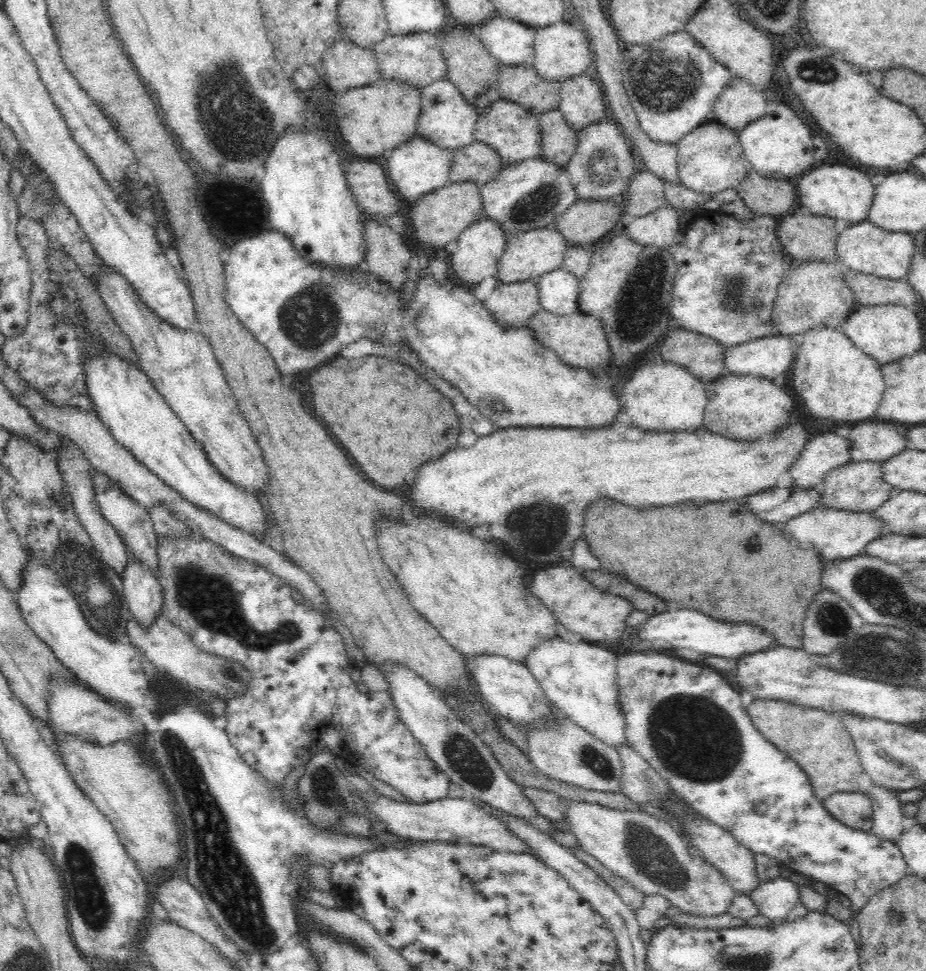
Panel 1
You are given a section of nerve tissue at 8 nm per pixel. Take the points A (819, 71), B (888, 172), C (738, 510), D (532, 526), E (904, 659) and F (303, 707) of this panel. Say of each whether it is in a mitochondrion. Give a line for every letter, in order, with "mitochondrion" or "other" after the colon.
A: mitochondrion
B: other
C: other
D: mitochondrion
E: mitochondrion
F: other

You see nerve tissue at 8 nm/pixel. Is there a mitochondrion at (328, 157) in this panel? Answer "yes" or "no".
no

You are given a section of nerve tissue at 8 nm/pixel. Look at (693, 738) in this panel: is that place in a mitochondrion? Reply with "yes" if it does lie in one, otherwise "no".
yes

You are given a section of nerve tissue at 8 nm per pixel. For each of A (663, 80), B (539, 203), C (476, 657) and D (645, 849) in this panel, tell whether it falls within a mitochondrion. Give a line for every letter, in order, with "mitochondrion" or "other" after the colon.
A: mitochondrion
B: mitochondrion
C: other
D: mitochondrion

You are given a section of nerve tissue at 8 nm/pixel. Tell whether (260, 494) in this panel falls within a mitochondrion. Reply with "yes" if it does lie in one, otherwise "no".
no

